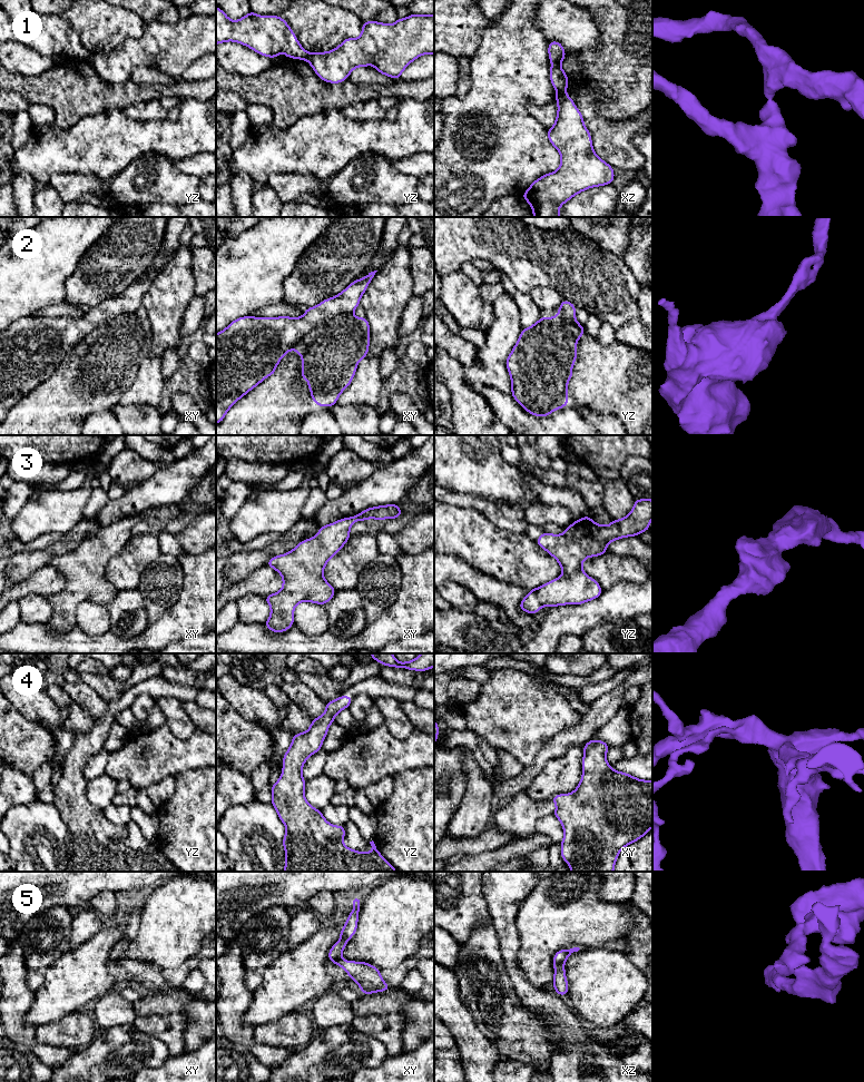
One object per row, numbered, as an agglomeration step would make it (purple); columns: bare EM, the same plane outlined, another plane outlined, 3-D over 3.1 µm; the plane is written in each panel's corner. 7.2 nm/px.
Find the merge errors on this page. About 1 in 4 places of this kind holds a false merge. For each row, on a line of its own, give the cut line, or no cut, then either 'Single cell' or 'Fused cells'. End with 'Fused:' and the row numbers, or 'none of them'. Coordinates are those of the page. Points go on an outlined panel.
1: Split along xz (563, 90), (557, 92). Fused cells
2: No split. Single cell
3: No split. Single cell
4: No split. Single cell
5: No split. Single cell
Fused: 1

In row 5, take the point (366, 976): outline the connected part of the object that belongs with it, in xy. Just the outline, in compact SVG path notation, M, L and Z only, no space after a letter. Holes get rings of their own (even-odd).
M359 897L352 898L354 908L341 929L338 942L333 945L328 952L328 961L344 968L352 981L361 987L361 994L372 994L391 988L391 986L383 981L381 971L366 962L345 961L341 956L342 951L346 946L346 942L353 937L357 929L361 901L362 898Z

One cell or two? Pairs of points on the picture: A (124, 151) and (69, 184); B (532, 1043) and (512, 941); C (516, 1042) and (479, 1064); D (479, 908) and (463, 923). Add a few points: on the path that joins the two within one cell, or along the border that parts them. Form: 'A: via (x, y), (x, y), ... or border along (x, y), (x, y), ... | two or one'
A: border along (61, 171), (95, 174), (101, 180) | two
B: border along (513, 985), (520, 1003), (536, 1010), (546, 1025) | two
C: border along (482, 1032), (496, 1048), (501, 1060) | two
D: via (475, 911), (467, 920) | one

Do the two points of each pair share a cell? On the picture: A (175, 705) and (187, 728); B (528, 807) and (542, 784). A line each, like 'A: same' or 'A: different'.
A: same
B: different

